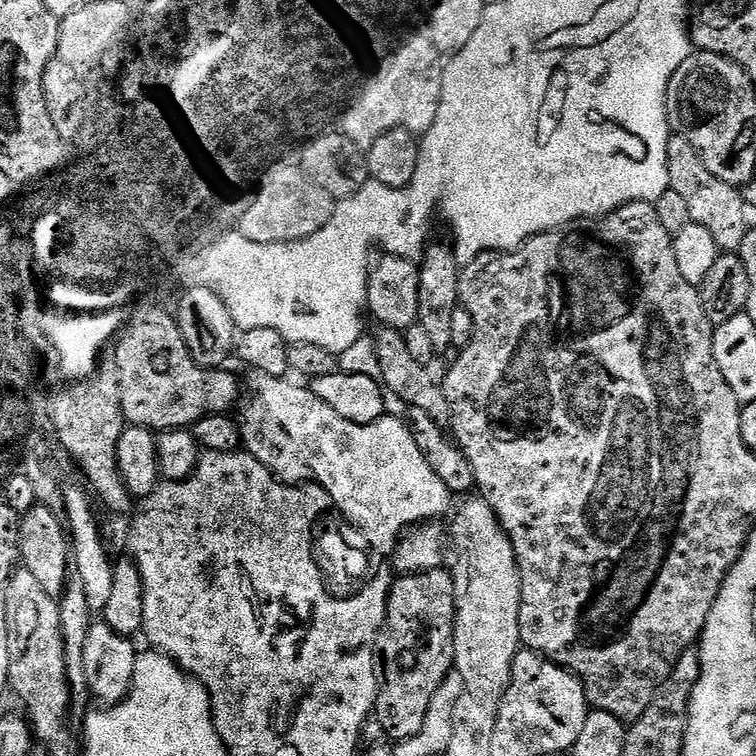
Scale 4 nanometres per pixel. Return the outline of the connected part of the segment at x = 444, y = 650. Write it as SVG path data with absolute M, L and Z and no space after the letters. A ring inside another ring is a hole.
M441 566L429 572L401 575L396 585L388 592L388 604L384 608L384 625L376 639L378 649L378 668L382 673L380 693L376 695L374 719L380 724L385 737L399 742L418 734L422 722L426 722L426 710L438 686L453 671L456 662L454 638L456 634L456 586L451 571Z

